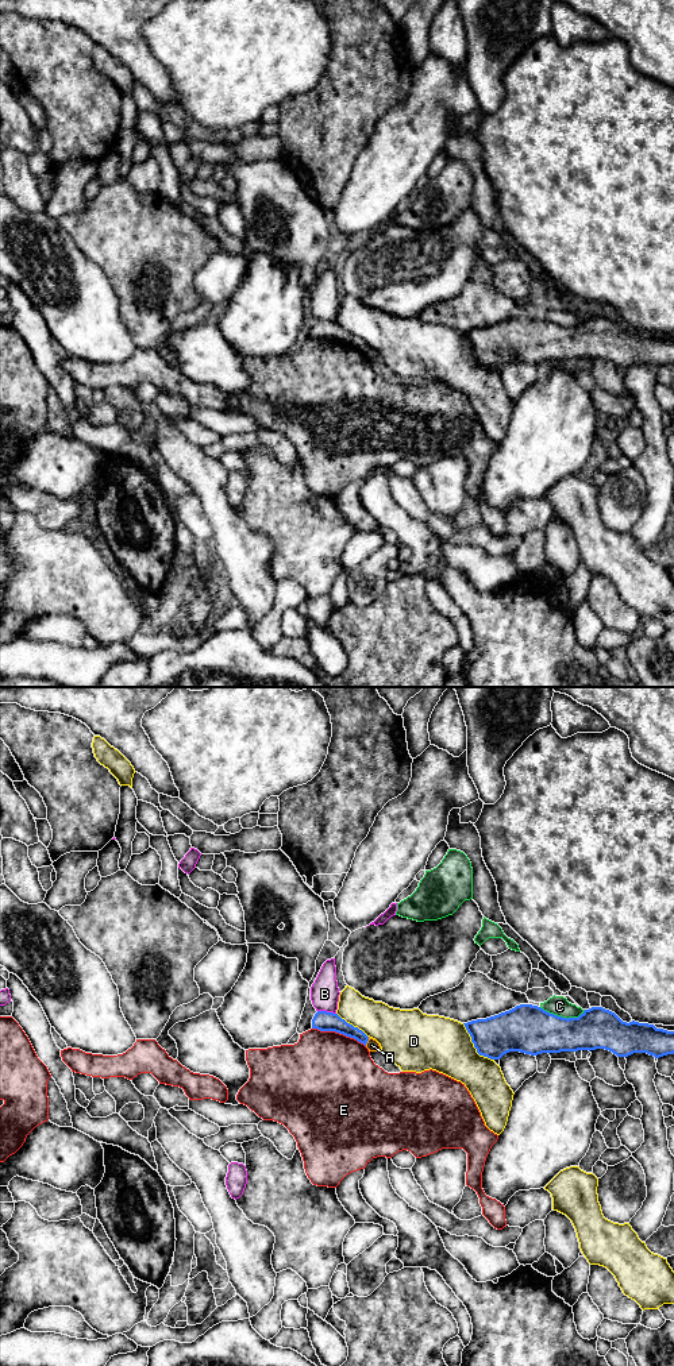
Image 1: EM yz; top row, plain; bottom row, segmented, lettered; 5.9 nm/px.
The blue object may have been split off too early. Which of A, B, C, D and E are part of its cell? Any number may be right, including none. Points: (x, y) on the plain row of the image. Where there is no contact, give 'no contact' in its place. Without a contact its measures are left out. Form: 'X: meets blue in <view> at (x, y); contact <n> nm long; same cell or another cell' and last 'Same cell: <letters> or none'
A: meets blue in yz at (368, 348); contact 60 nm long; another cell
B: meets blue in yz at (326, 320); contact 110 nm long; another cell
C: meets blue in yz at (561, 325); contact 280 nm long; another cell
D: meets blue in yz at (474, 355); contact 300 nm long; another cell
E: meets blue in yz at (339, 342); contact 340 nm long; another cell
Same cell: none

